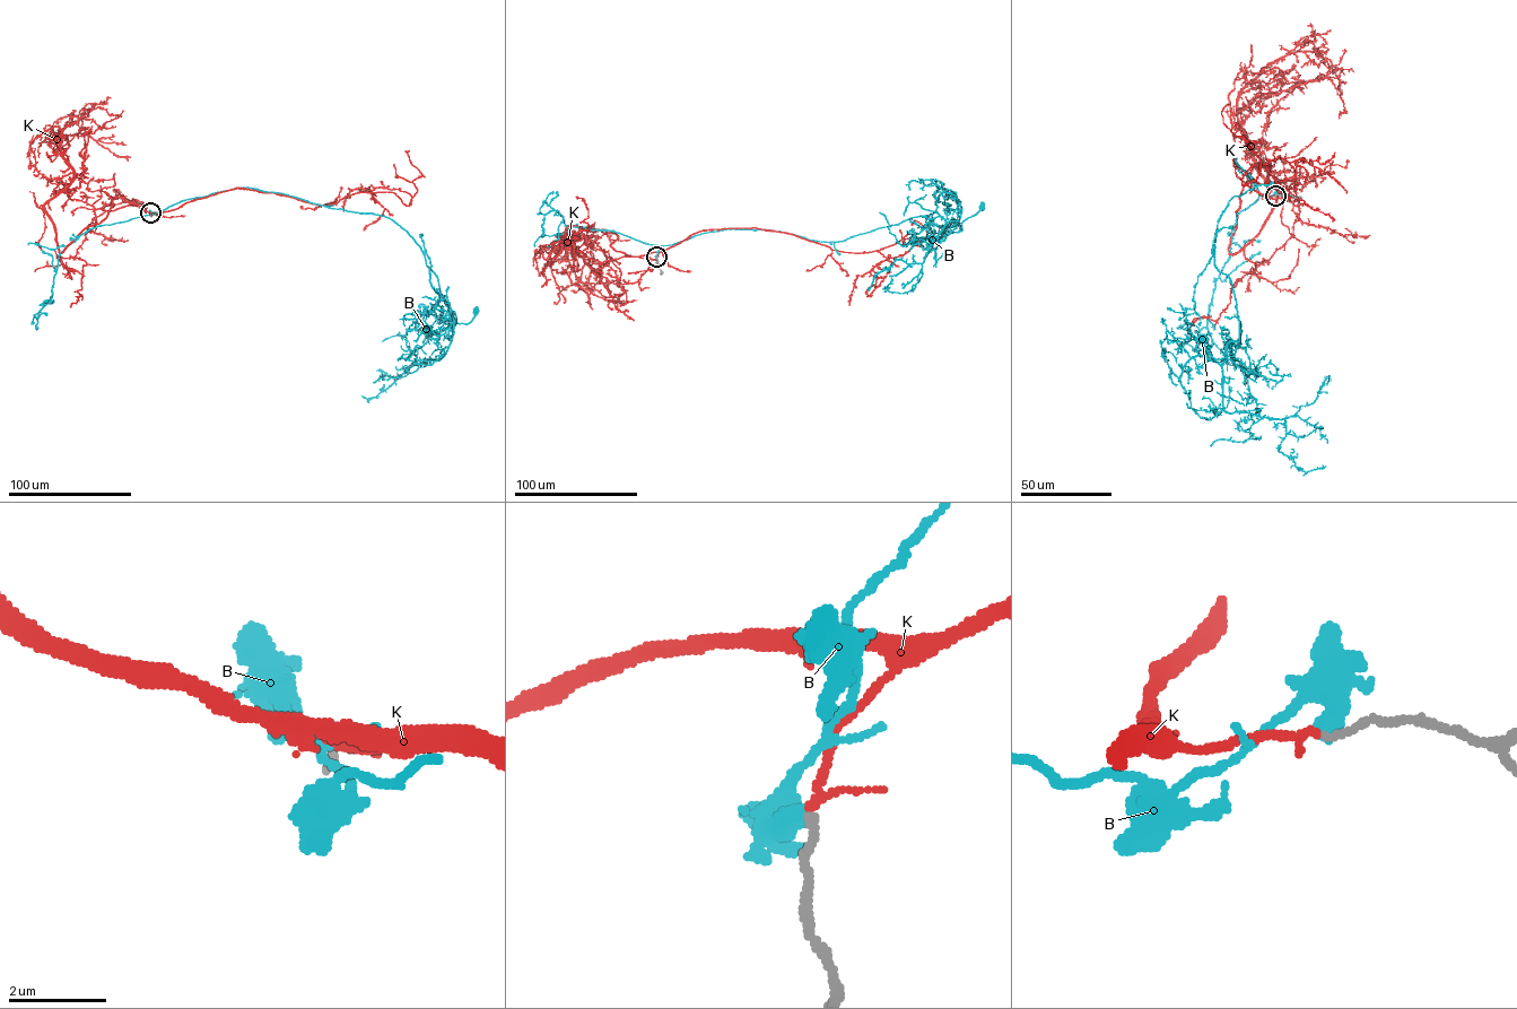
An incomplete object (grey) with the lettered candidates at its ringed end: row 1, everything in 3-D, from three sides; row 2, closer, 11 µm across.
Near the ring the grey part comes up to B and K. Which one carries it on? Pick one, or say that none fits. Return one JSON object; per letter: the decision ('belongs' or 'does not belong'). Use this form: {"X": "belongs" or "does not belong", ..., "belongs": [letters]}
{"B": "does not belong", "K": "belongs", "belongs": ["K"]}

